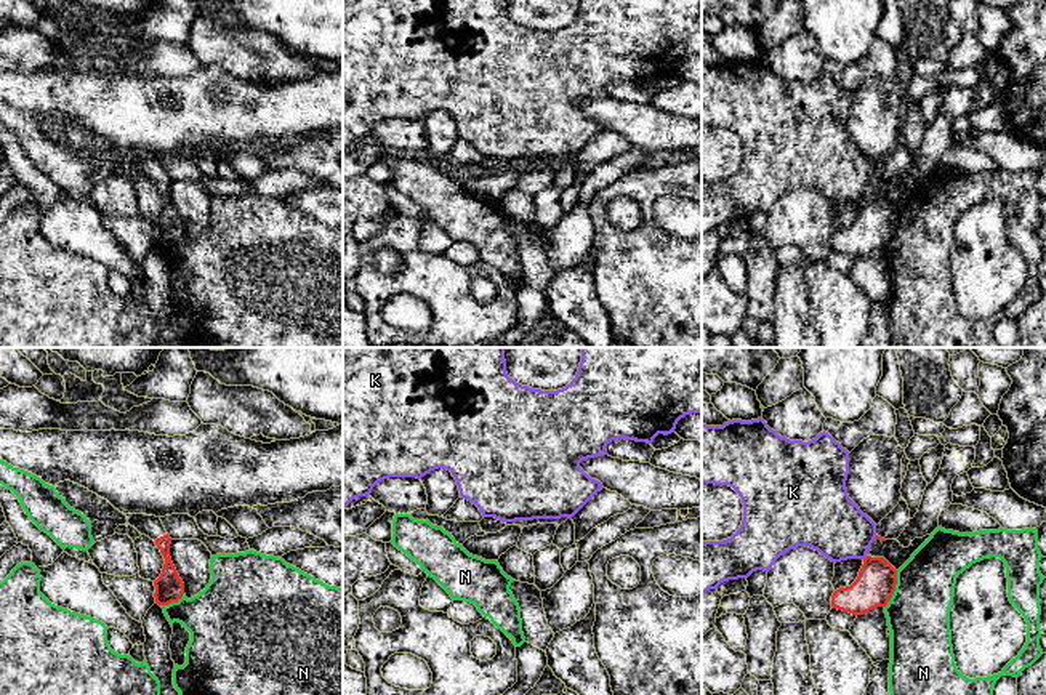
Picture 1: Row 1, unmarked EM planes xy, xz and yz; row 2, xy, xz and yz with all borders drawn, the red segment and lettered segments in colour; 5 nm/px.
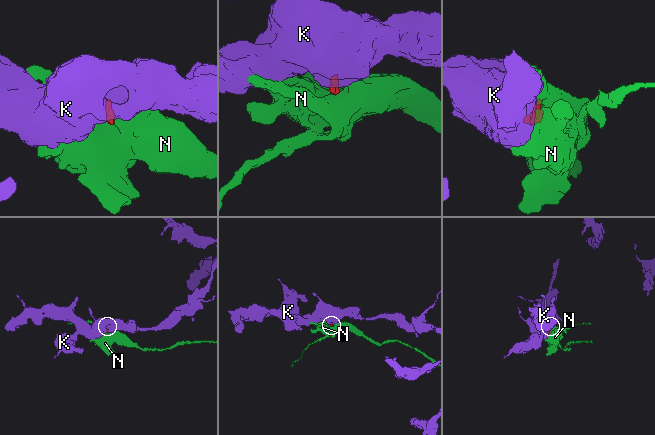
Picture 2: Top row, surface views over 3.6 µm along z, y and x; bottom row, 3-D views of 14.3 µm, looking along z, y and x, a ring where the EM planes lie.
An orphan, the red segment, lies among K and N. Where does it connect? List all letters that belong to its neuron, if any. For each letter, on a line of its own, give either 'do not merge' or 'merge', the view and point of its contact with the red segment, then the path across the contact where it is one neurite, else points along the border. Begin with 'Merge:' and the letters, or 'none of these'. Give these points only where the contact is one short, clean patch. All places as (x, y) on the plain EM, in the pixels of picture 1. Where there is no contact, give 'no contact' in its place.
Merge: none of these
K: do not merge | yz (865, 199) | along yz (867, 197), (864, 200)
N: do not merge | yz (894, 231)

